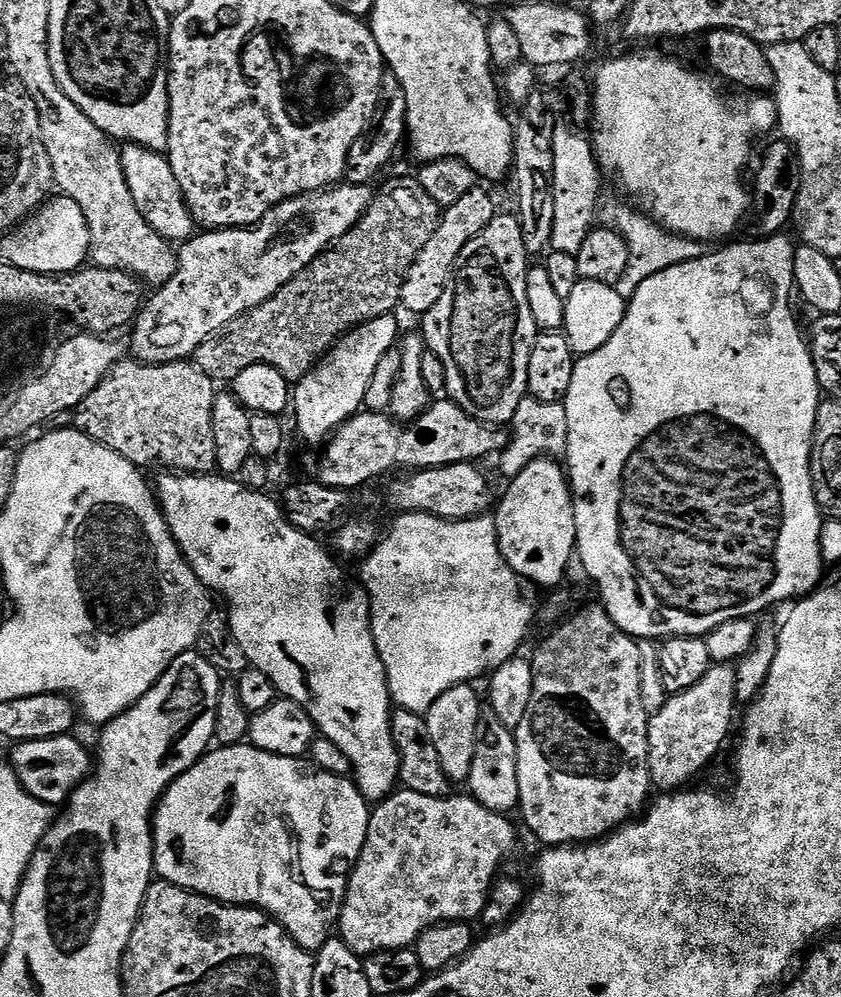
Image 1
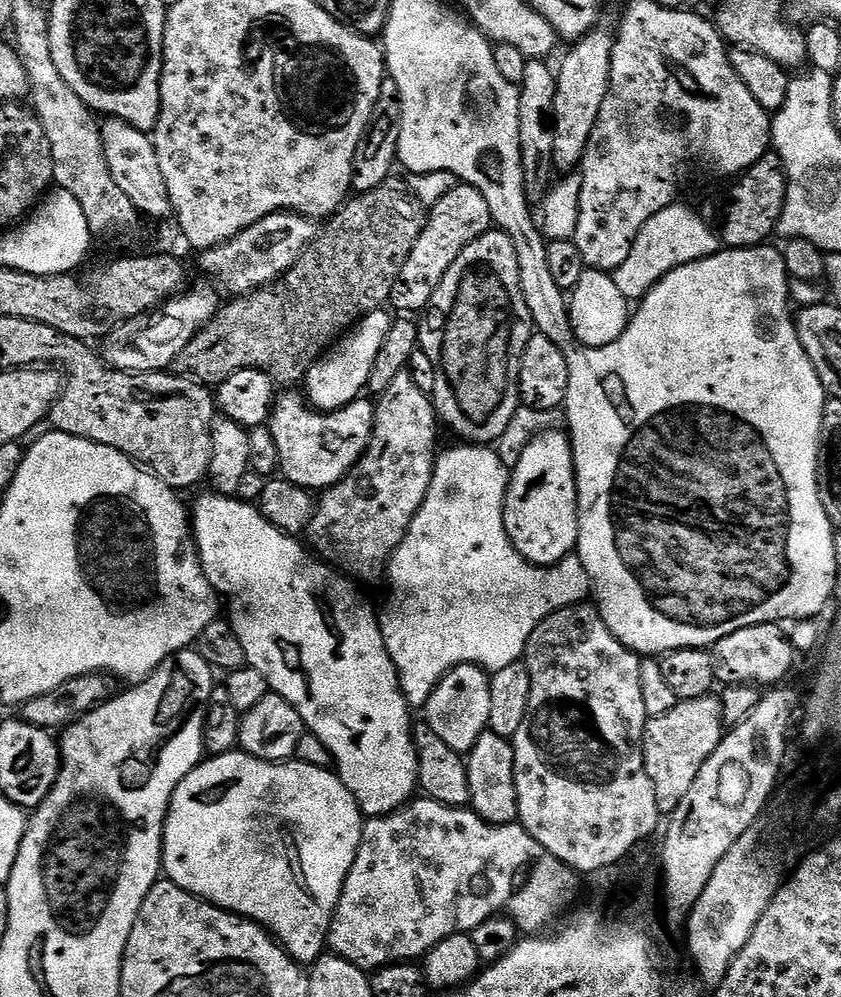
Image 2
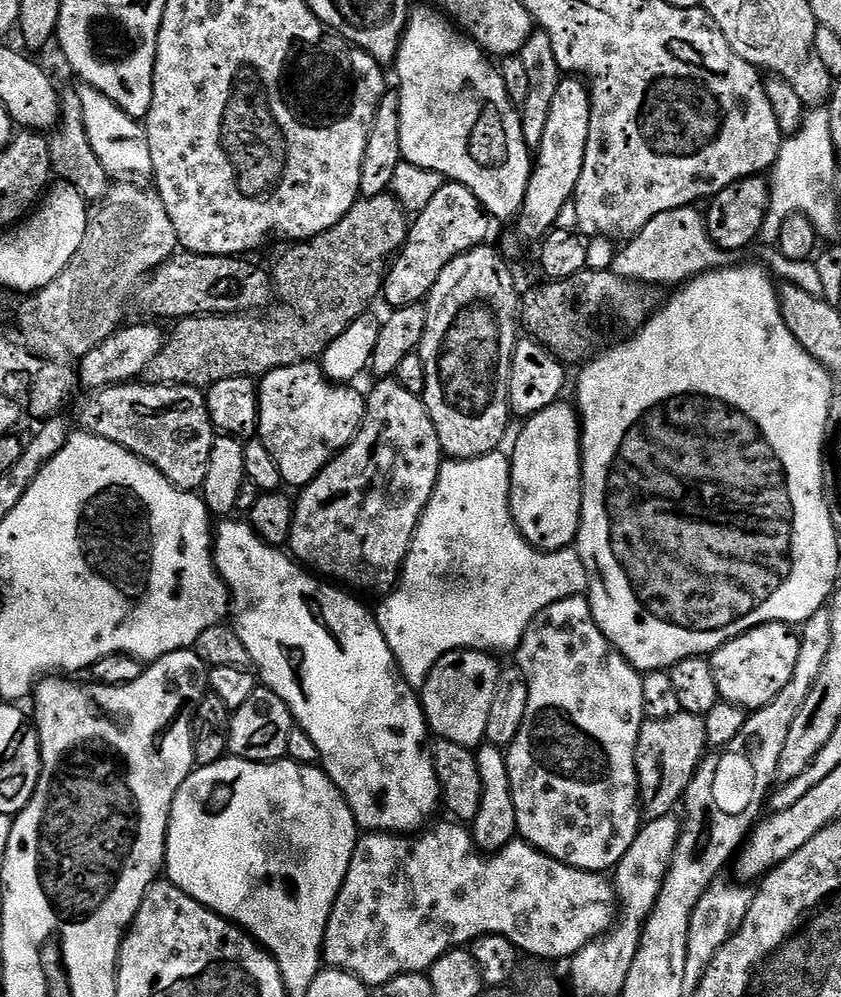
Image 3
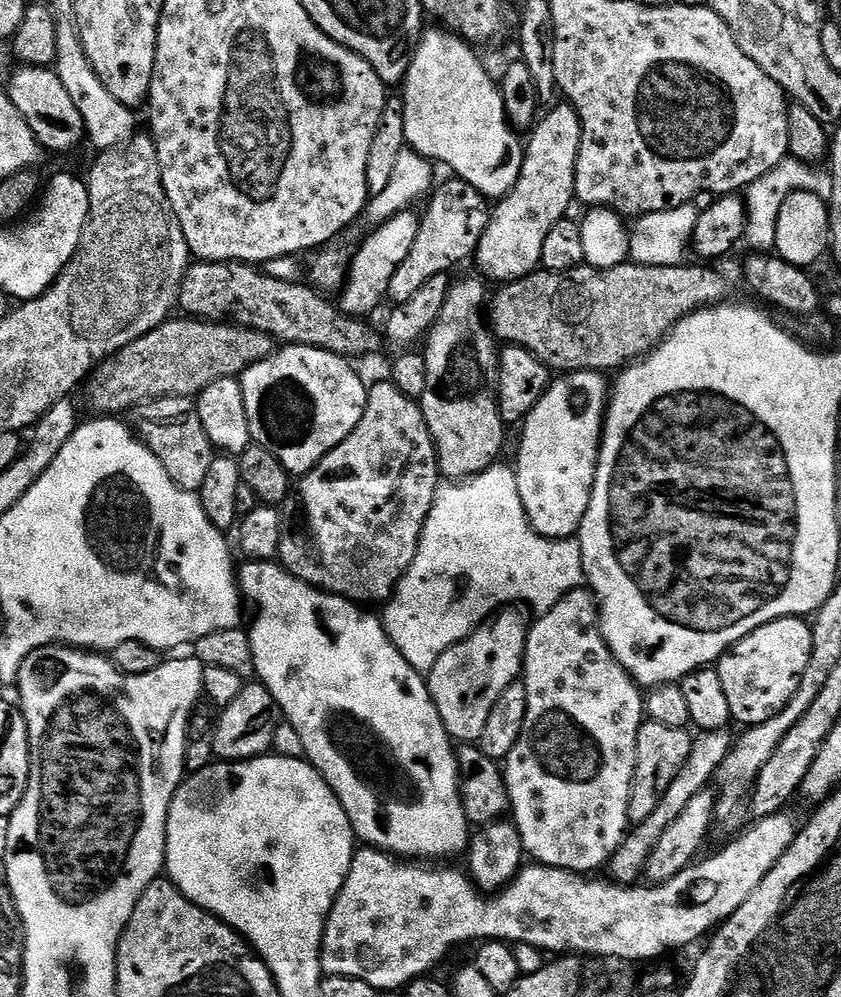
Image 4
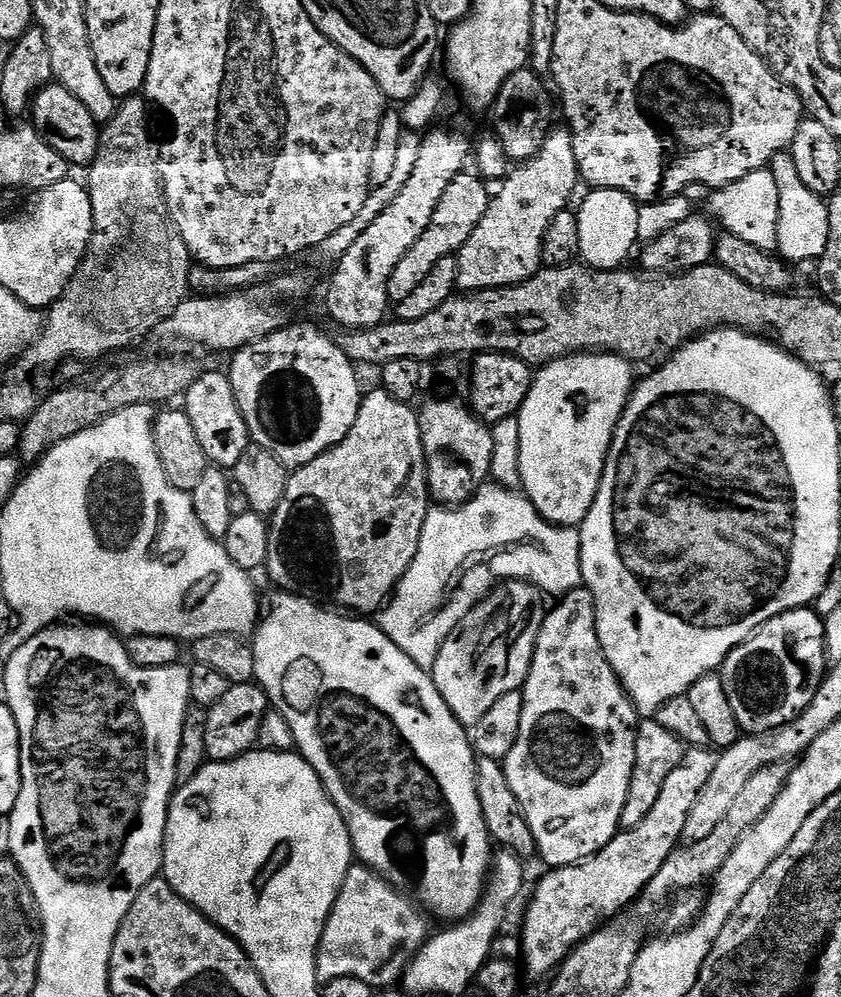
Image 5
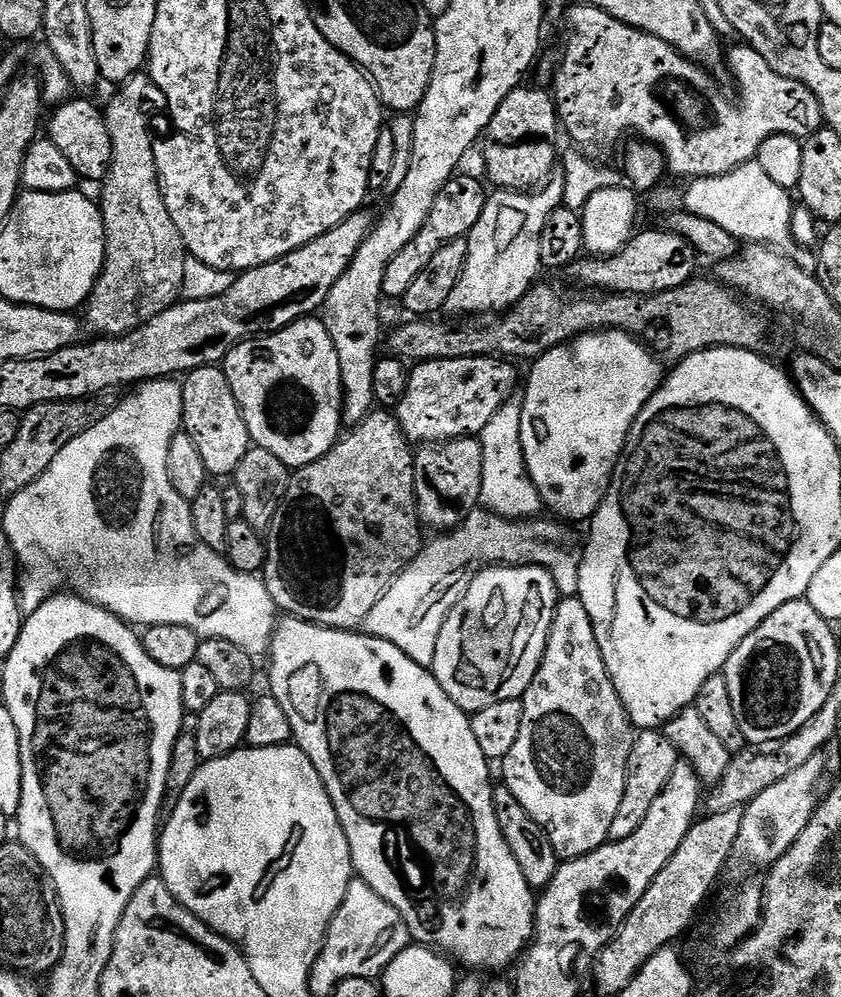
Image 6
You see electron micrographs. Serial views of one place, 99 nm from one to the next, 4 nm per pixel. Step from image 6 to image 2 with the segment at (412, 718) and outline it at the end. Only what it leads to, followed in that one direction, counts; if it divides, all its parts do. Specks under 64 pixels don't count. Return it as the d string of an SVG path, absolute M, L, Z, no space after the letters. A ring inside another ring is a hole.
M207 495L198 497L196 505L191 505L192 535L196 537L196 549L200 555L202 570L206 574L210 586L226 601L226 608L232 611L230 623L234 634L238 634L238 642L242 642L242 650L246 650L247 667L258 670L258 674L262 674L262 678L266 678L269 689L275 695L286 698L286 702L290 702L290 706L294 706L294 710L298 710L305 729L318 734L318 738L322 738L326 750L330 750L332 755L336 775L344 783L346 790L350 790L350 794L354 794L360 811L365 817L389 816L392 812L397 812L417 795L420 771L418 770L416 747L412 741L414 719L412 720L411 714L413 715L413 713L410 711L407 698L404 697L404 691L400 688L400 679L394 662L386 650L377 609L375 612L371 602L364 600L363 594L356 589L359 587L349 577L313 555L297 537L287 536L285 532L278 530L278 526L274 526L261 514L256 504L248 504L236 496Z

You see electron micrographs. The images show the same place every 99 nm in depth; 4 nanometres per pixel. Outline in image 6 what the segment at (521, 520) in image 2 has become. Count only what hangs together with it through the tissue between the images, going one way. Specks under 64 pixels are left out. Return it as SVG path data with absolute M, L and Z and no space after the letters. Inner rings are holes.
M610 328L607 330L597 330L595 332L585 332L582 336L577 336L574 340L569 340L566 344L560 344L557 348L552 348L546 354L542 354L541 356L535 357L534 363L536 364L532 368L532 373L528 376L528 385L525 386L524 392L522 388L522 399L524 405L522 406L522 454L526 458L526 470L530 474L530 478L534 482L534 486L540 492L541 501L546 505L547 511L548 508L555 514L561 521L564 522L572 522L568 520L584 520L584 522L591 521L592 517L595 516L596 511L600 509L600 504L606 498L606 494L608 493L608 487L612 485L612 476L616 473L616 466L620 463L623 455L624 455L624 445L628 443L628 435L632 433L632 427L634 426L634 422L640 419L640 411L642 410L642 406L646 406L646 402L648 399L653 396L655 392L657 392L660 388L660 385L666 375L666 368L663 363L641 341L637 340L635 336L629 334L629 332L620 332L617 328Z

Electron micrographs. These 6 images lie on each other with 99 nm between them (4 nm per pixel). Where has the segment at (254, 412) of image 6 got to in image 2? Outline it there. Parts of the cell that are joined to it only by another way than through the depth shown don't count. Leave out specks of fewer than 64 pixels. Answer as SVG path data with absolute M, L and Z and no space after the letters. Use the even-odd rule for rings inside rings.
M284 390L277 395L272 418L266 425L278 445L279 475L309 490L333 488L364 456L372 437L376 409L371 399L357 398L336 412L322 412L297 392Z

